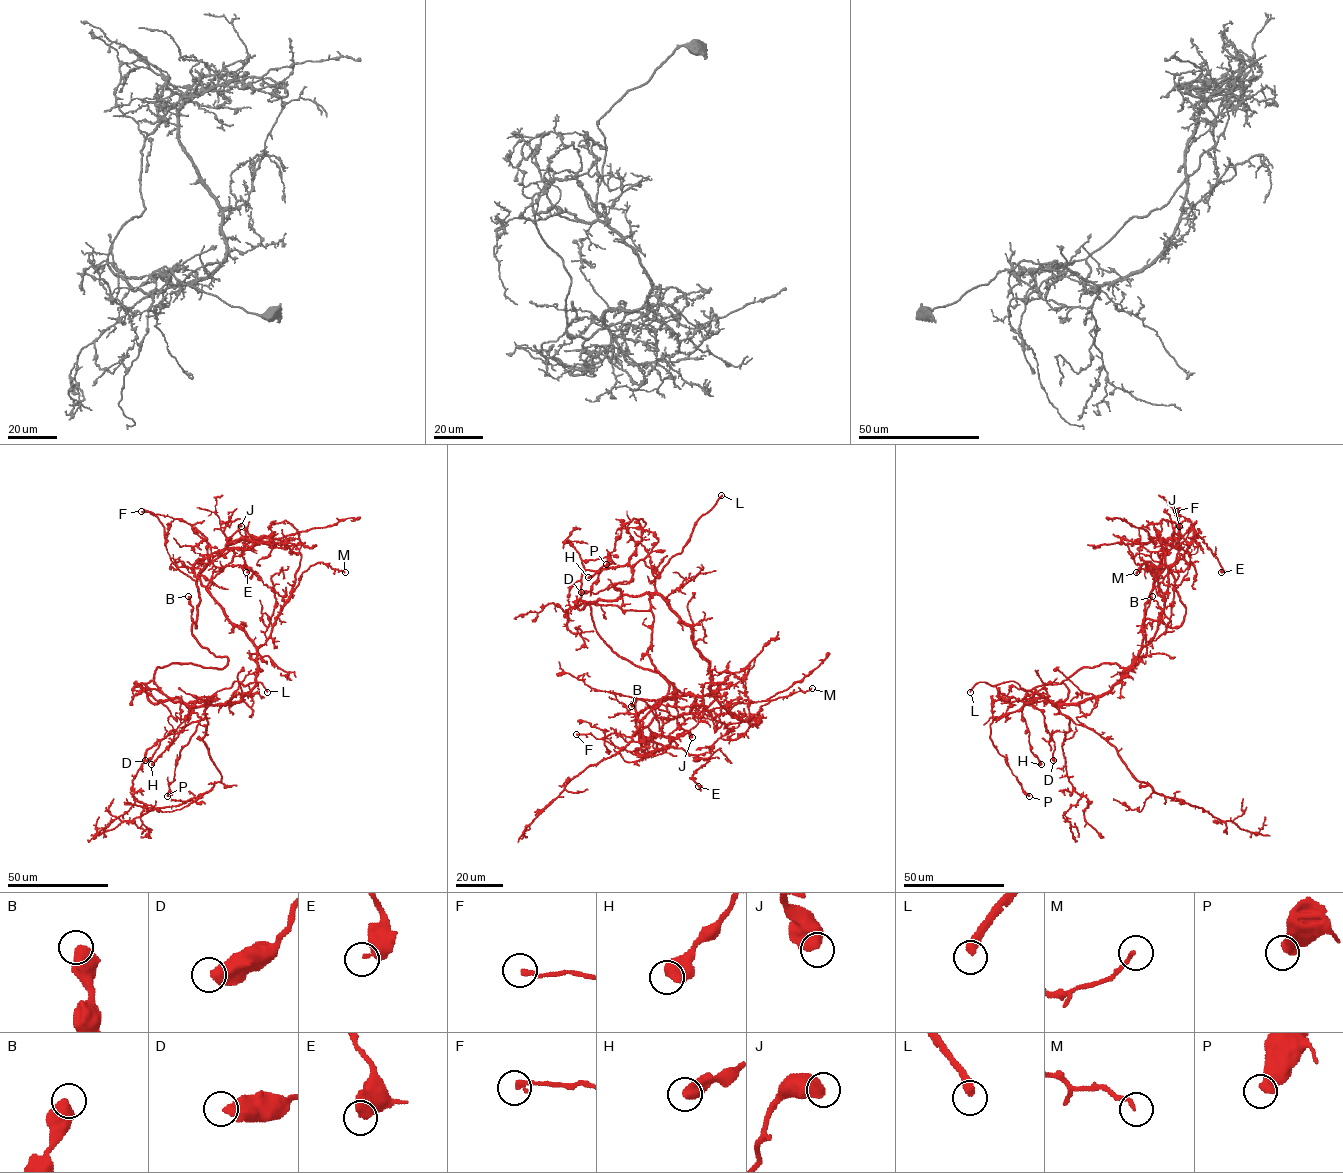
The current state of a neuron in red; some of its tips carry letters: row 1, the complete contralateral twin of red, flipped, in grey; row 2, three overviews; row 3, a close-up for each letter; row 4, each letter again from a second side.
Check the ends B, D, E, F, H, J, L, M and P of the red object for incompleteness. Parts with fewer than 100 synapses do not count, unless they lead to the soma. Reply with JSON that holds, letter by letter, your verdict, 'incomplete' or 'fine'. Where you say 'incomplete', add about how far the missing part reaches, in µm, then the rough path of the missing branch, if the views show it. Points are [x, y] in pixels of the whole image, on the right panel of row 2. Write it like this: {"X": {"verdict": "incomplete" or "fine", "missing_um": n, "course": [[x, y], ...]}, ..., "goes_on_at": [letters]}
{"B": {"verdict": "fine"}, "D": {"verdict": "fine"}, "E": {"verdict": "fine"}, "F": {"verdict": "fine"}, "H": {"verdict": "fine"}, "J": {"verdict": "fine"}, "L": {"verdict": "incomplete", "missing_um": 45, "course": [[970, 692], [961, 698], [940, 701], [932, 693], [924, 673]]}, "M": {"verdict": "fine"}, "P": {"verdict": "fine"}, "goes_on_at": ["L"]}

